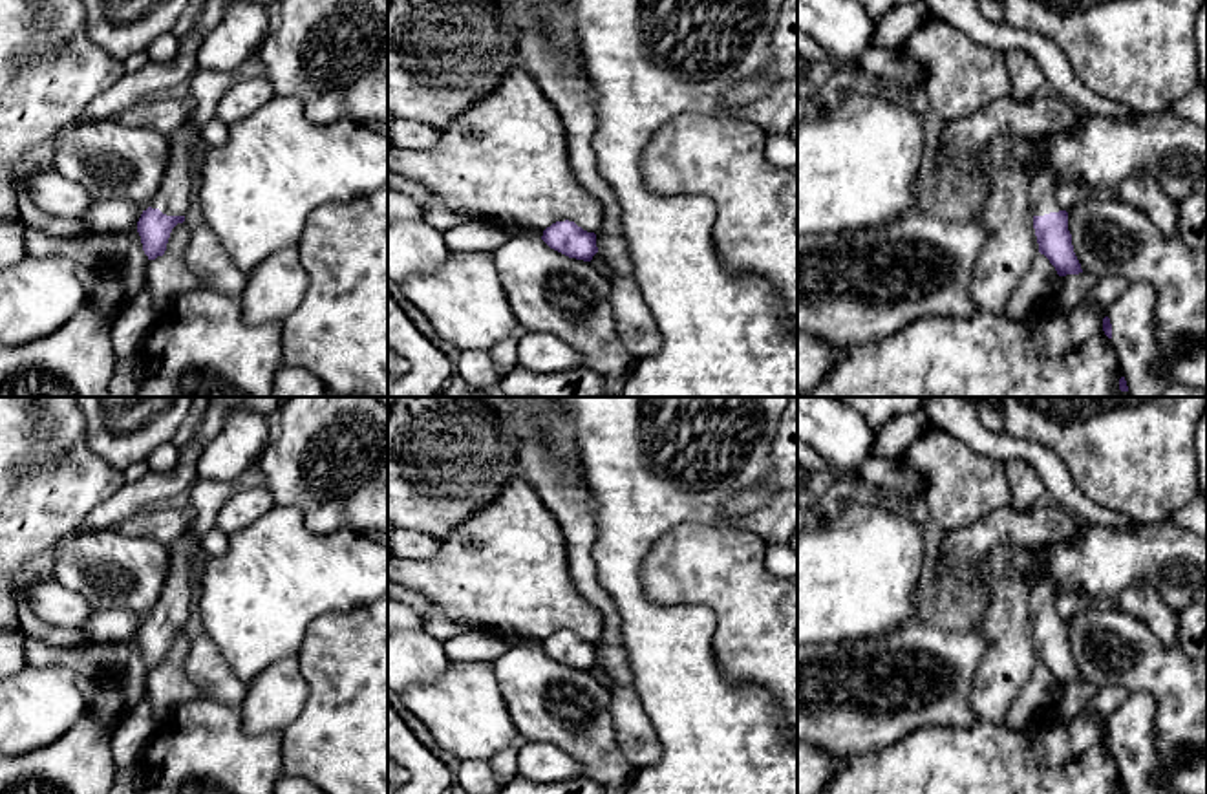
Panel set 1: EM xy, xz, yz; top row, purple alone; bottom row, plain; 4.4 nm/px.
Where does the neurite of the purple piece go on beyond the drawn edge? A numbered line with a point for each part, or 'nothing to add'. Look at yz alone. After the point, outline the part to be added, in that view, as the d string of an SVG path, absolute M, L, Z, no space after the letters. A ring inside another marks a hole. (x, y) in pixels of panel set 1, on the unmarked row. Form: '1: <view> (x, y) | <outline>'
1: yz (1043, 599) | M1039 574L1033 578L1028 604L1033 626L1044 626L1061 620L1057 613L1059 598L1061 593L1057 591L1055 582L1050 576Z

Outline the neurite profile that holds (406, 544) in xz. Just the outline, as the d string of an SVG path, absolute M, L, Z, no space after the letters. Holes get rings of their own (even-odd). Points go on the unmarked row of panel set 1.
M395 529L388 536L388 545L395 556L426 560L437 554L441 540L415 531Z

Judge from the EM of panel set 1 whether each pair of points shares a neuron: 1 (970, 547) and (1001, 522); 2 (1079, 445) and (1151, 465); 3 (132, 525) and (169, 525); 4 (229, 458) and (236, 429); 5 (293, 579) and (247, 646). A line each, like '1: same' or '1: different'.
1: same
2: same
3: same
4: same
5: same

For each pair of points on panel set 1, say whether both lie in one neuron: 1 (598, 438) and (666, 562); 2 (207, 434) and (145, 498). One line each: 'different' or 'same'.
1: different
2: same

